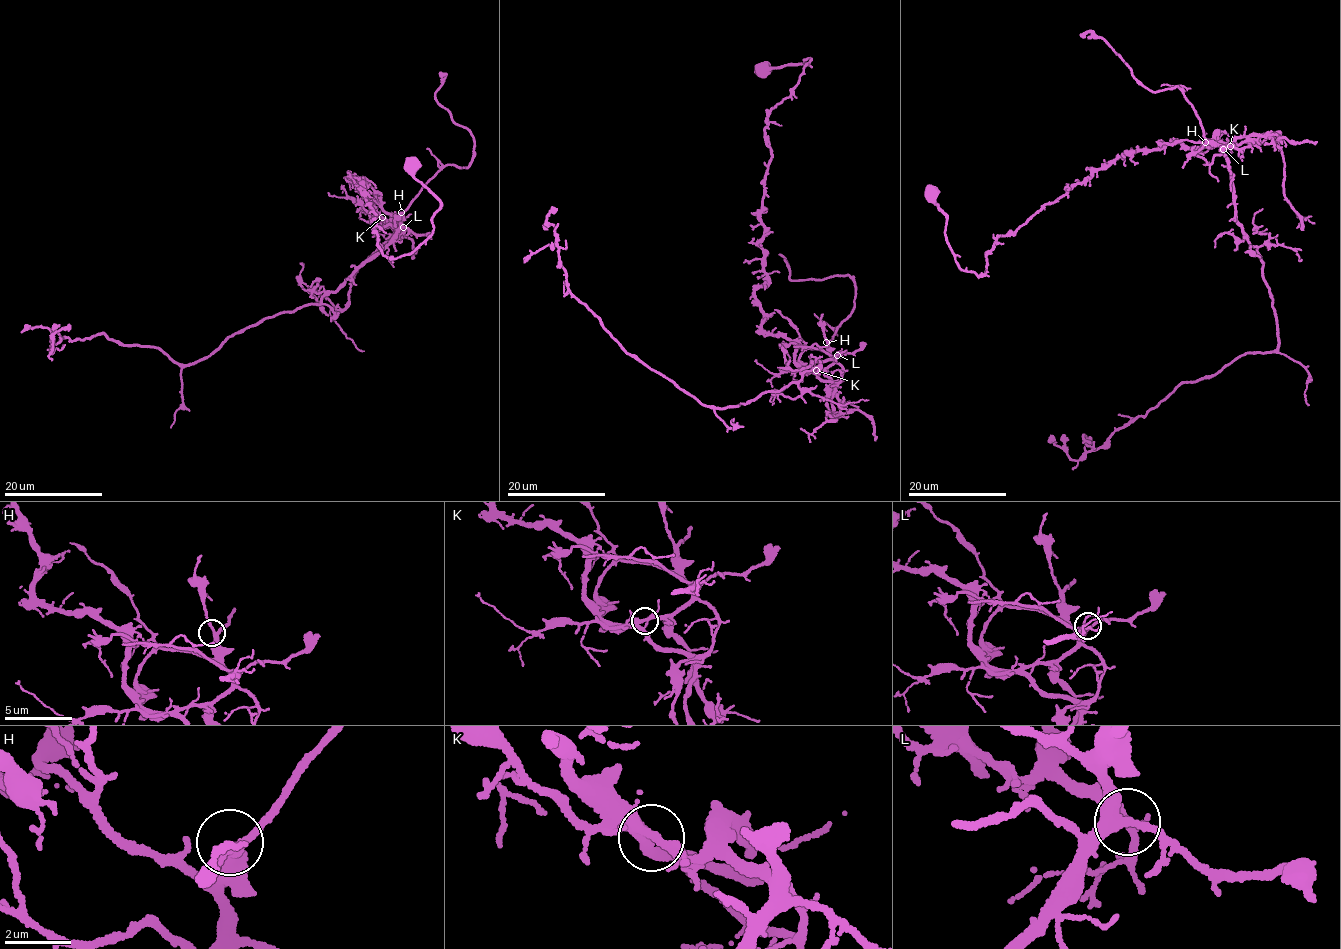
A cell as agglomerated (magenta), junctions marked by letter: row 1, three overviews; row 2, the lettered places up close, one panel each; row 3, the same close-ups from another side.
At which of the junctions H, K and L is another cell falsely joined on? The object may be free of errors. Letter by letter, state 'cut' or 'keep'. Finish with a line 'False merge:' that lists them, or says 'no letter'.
H: keep
K: cut
L: keep
False merge: K

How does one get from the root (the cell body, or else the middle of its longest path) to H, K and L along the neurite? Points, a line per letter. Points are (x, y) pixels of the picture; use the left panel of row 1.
H: (412, 166), (440, 210), (431, 234), (393, 259), (377, 245), (365, 181), (349, 178), (368, 205), (401, 212)
K: (412, 166), (440, 204), (431, 234), (409, 255), (382, 254), (365, 181), (352, 175), (382, 218)
L: (412, 166), (440, 210), (431, 234), (393, 259), (377, 245), (365, 181), (349, 179), (371, 210), (403, 227)

